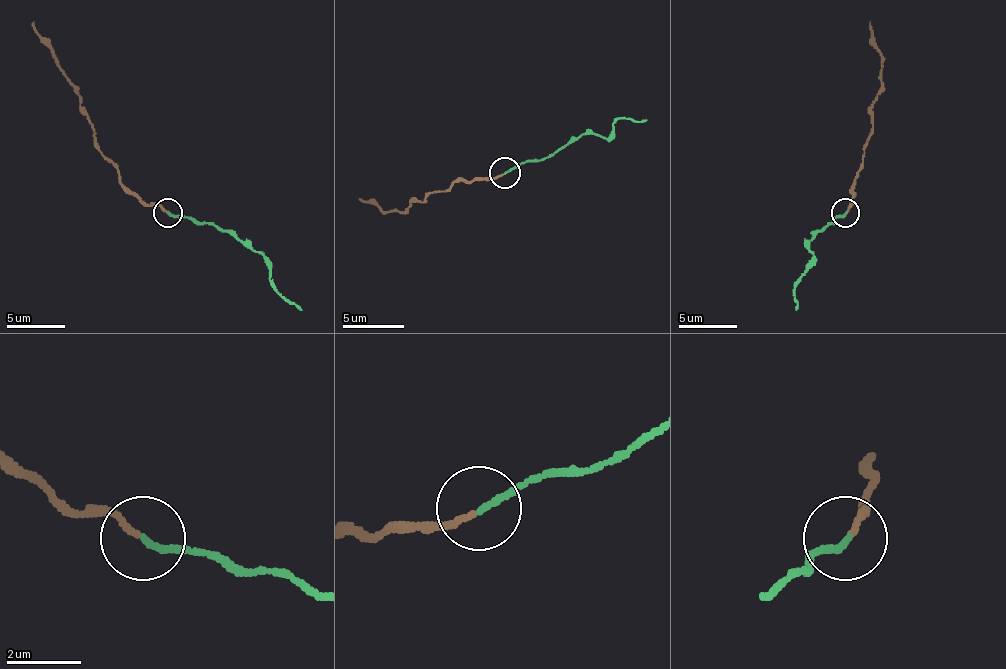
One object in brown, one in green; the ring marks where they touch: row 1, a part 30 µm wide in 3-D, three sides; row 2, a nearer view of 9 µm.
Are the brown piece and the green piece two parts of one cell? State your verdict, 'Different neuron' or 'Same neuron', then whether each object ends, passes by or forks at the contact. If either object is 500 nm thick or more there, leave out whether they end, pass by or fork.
Different neuron. At the ring brown ends. At the ring green ends

